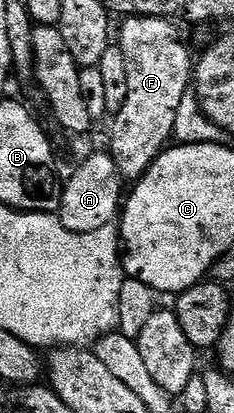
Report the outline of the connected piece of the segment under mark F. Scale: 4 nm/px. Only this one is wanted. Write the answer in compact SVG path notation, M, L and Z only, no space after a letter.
M127 16L122 19L123 27L118 27L117 45L124 54L127 65L127 82L129 96L114 111L115 123L111 126L111 147L109 153L117 164L119 177L142 179L143 173L151 169L155 159L163 153L165 147L172 141L174 132L174 118L177 116L181 96L189 89L193 82L193 57L191 50L179 39L179 30L172 19L167 16Z

